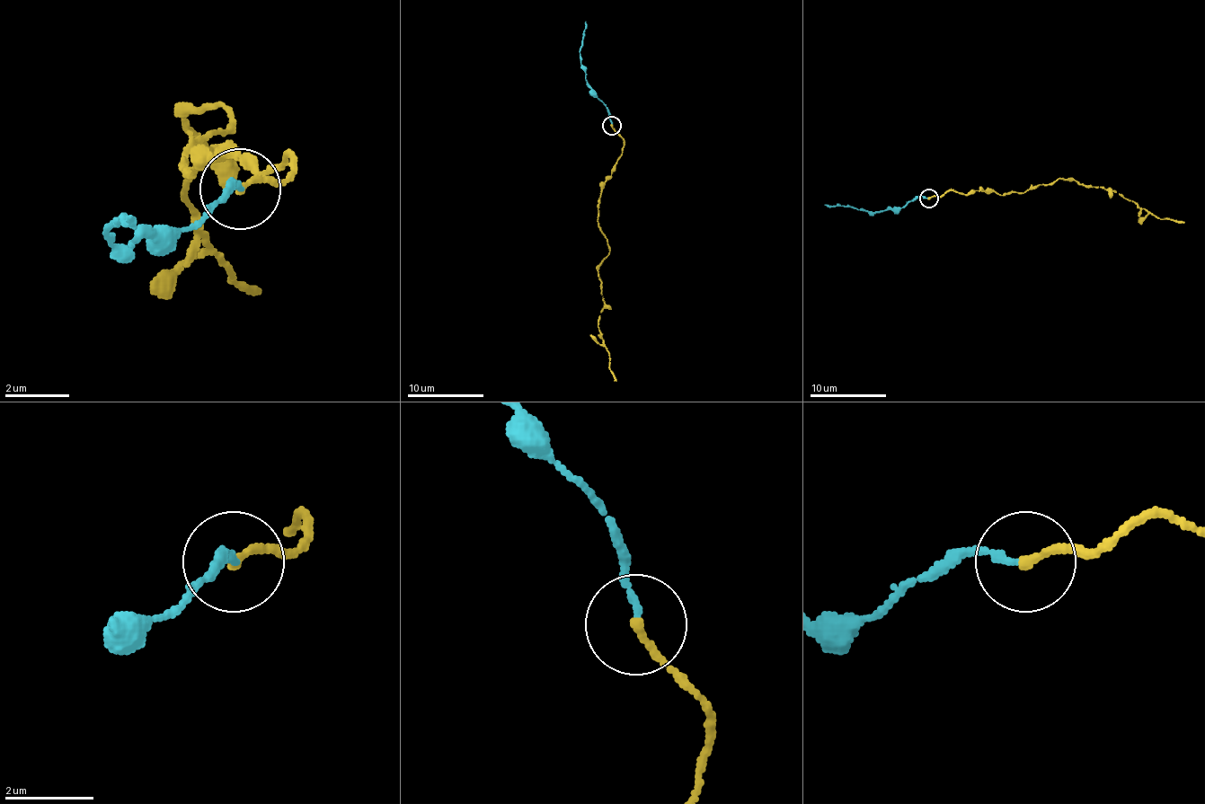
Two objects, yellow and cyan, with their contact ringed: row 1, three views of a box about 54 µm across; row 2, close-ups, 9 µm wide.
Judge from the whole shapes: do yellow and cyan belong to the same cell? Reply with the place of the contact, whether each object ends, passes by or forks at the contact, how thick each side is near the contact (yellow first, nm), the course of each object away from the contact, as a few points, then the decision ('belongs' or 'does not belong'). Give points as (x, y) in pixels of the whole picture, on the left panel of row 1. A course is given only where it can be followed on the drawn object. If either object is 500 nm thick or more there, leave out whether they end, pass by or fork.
at (240, 189); yellow ends there; cyan ends there; 190 nm thick on the yellow side, 140 nm on the other; yellow runs (237, 190), (294, 158), (189, 174), (181, 158), (229, 118), (189, 110), (205, 150), (189, 215), (261, 295); cyan runs (237, 190), (229, 182), (197, 223), (132, 247), (108, 239), (132, 215); belongs

